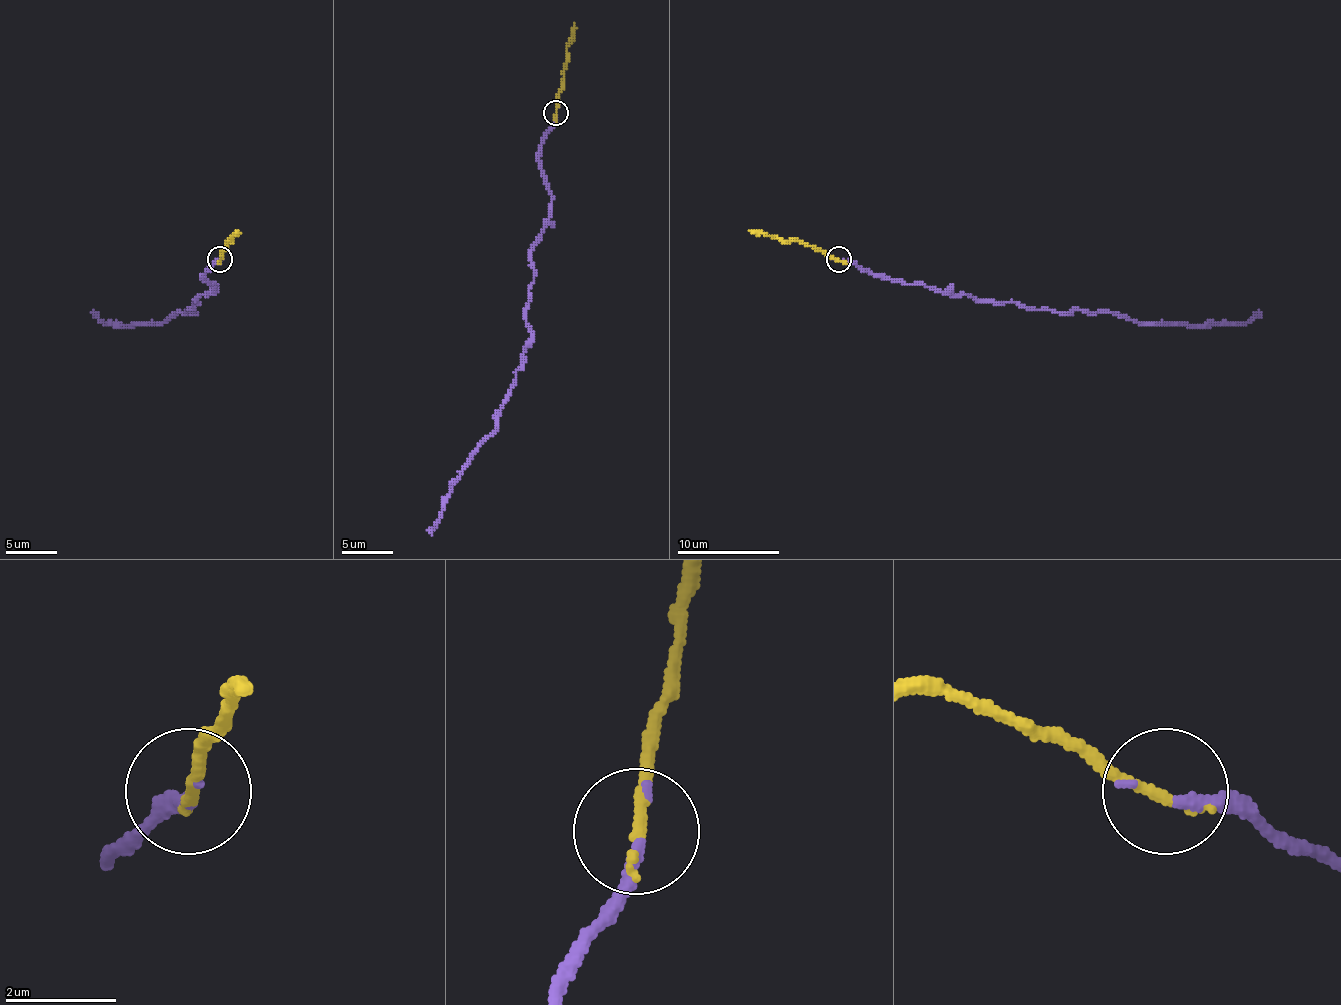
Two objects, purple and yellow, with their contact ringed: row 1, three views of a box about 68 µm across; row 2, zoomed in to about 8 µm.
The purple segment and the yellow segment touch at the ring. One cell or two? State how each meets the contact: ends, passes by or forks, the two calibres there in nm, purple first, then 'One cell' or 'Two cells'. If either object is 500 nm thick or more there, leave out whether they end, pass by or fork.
At the ring purple ends. At the ring yellow ends. Thickness 240 nm (purple) against 220 nm. One cell

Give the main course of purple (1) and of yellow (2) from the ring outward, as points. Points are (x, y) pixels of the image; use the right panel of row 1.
1: (841, 261), (853, 261), (881, 276), (978, 299), (1034, 309), (1111, 312), (1136, 322), (1243, 325), (1261, 312)
2: (838, 258), (797, 241), (749, 230)

